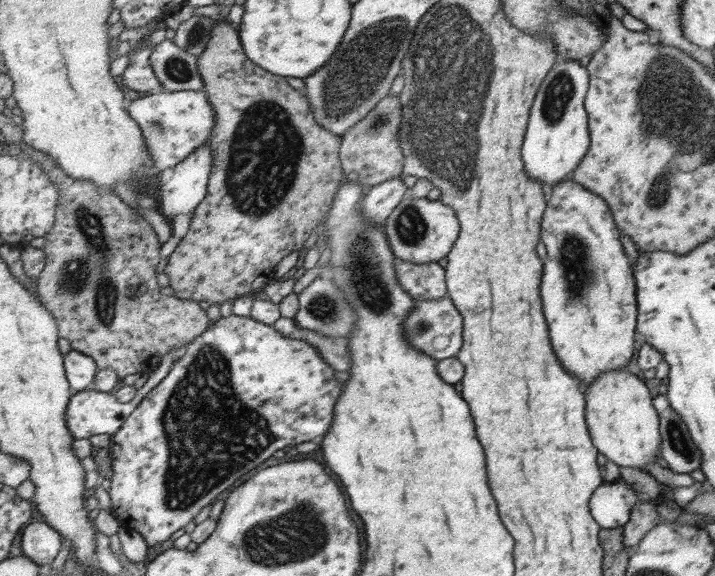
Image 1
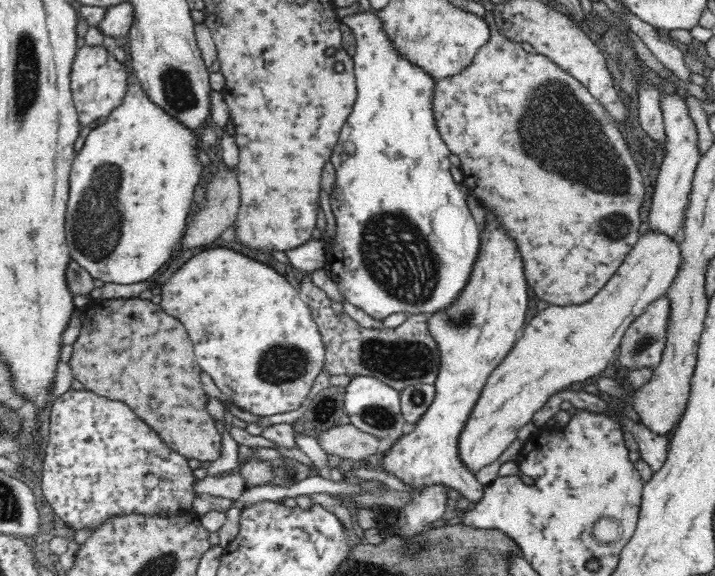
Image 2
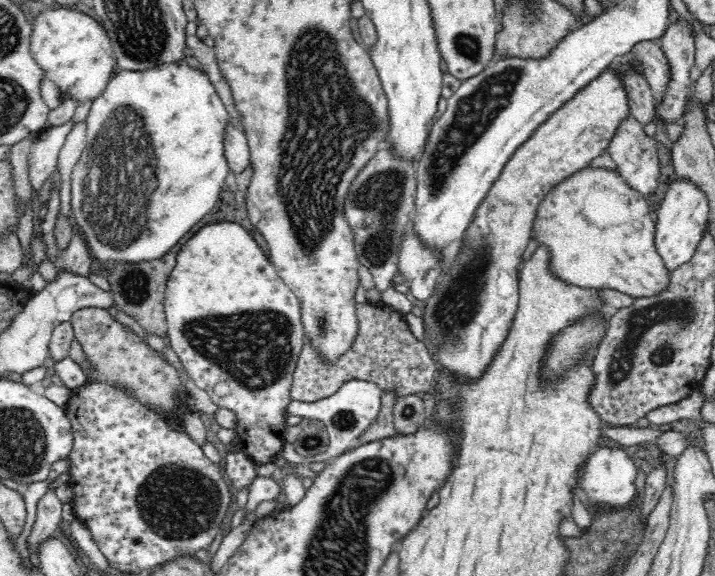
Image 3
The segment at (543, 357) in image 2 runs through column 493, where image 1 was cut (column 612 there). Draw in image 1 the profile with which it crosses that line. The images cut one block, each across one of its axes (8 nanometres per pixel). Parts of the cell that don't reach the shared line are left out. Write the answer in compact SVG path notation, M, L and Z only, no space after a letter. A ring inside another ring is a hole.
M613 370L595 380L586 390L586 409L595 446L619 467L641 470L660 456L662 439L658 431L658 411L651 406L651 396L645 384L635 376Z

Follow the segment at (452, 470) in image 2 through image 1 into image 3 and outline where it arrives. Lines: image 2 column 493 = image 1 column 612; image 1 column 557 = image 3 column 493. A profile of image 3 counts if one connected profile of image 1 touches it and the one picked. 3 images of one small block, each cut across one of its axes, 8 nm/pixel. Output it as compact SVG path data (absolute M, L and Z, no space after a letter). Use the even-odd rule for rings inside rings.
M634 57L623 59L625 66L608 68L600 73L590 84L556 110L524 144L514 152L507 162L503 173L487 192L487 198L479 206L461 247L452 263L442 269L442 279L436 292L426 301L423 310L423 324L427 327L431 343L435 347L432 355L452 373L460 377L476 378L485 372L488 360L496 354L496 348L504 342L504 332L512 324L516 312L518 288L516 288L516 268L520 268L522 252L526 250L530 236L533 236L535 218L538 216L540 203L558 183L580 170L587 169L592 160L606 153L612 138L630 116L629 98L626 89L626 74L633 72L643 76L643 65Z

